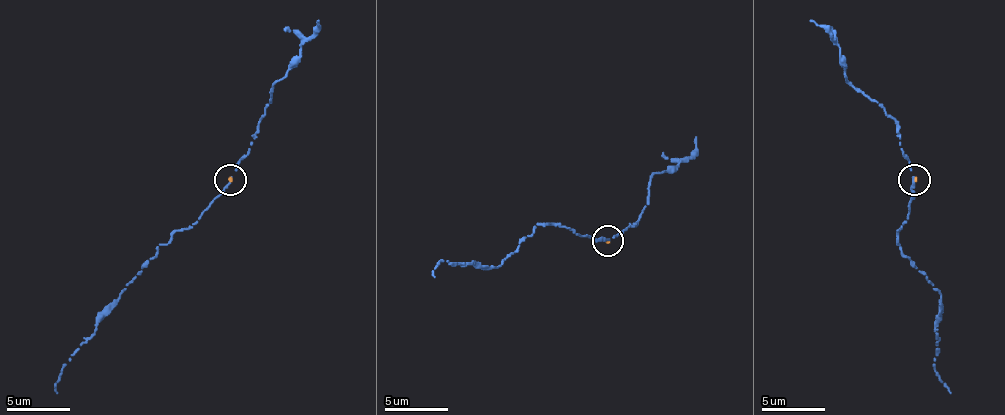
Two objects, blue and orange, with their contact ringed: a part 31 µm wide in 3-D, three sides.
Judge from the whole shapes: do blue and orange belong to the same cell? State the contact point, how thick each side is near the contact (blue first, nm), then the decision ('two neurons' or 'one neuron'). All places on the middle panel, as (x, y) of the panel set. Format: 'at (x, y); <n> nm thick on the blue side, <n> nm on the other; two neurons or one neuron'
at (608, 240); 190 nm thick on the blue side, 150 nm on the other; one neuron

